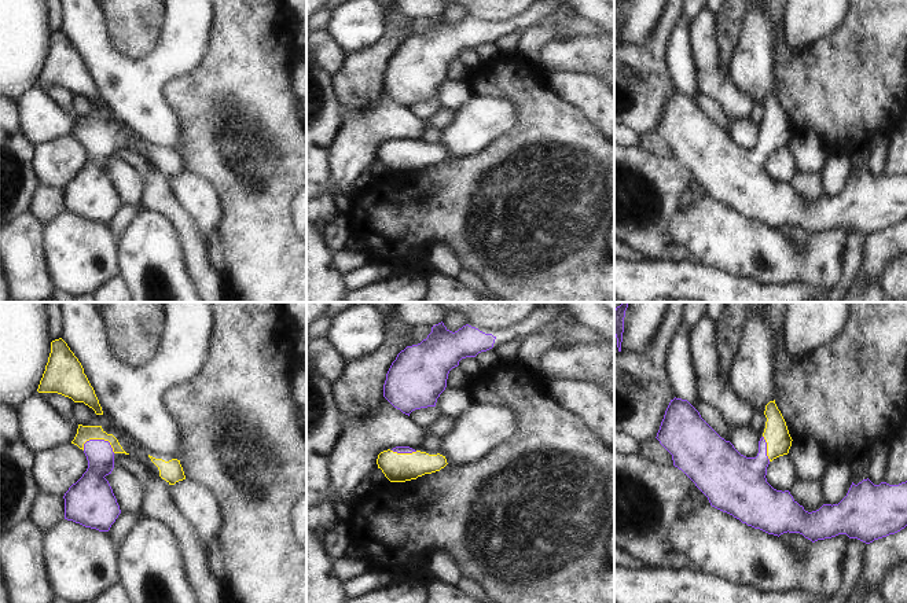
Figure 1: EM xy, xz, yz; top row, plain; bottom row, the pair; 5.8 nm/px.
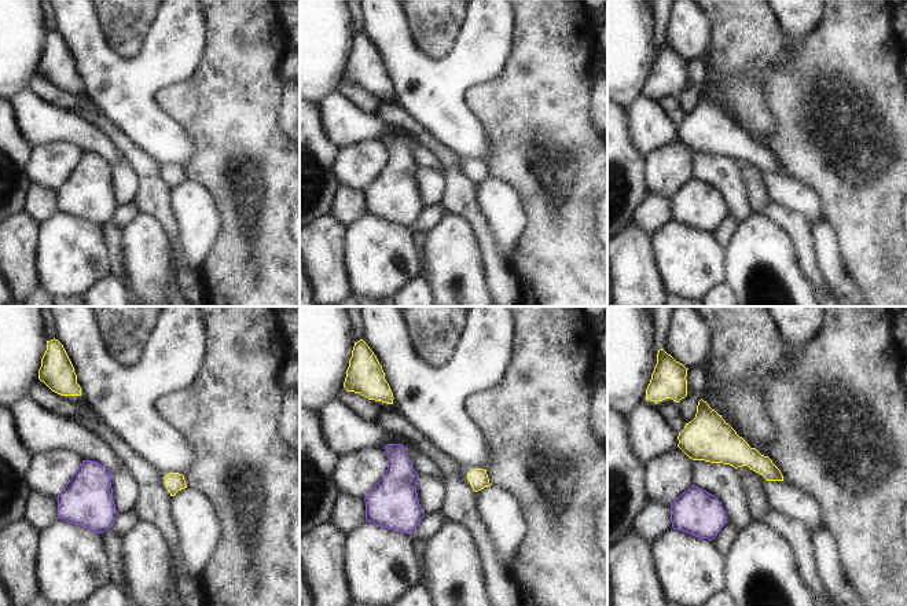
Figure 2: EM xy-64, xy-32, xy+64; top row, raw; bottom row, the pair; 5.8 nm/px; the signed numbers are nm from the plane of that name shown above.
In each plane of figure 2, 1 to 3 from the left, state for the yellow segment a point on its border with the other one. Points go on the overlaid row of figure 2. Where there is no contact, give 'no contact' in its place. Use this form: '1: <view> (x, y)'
1: no contact
2: no contact
3: no contact

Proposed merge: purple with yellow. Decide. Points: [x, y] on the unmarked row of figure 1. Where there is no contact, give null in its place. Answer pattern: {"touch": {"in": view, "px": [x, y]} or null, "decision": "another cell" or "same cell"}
{"touch": {"in": "xy", "px": [101, 132]}, "decision": "same cell"}

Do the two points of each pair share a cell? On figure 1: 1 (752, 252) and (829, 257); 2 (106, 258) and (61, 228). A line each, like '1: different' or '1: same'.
1: same
2: same

